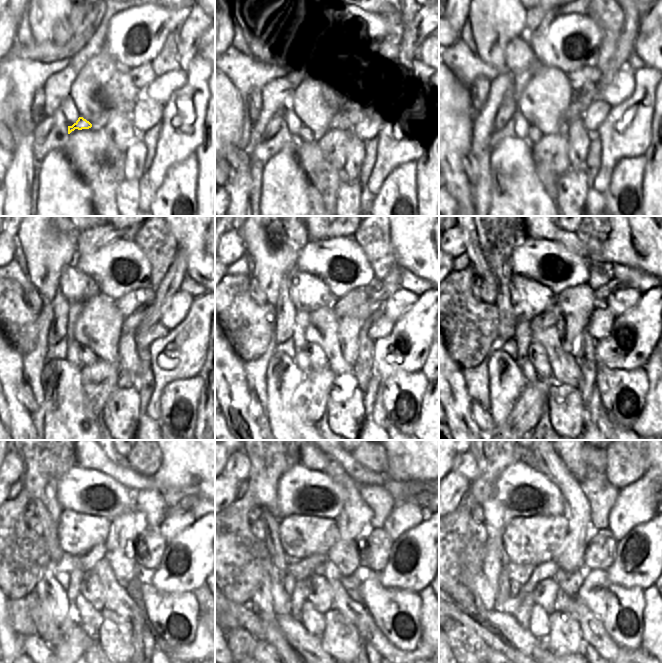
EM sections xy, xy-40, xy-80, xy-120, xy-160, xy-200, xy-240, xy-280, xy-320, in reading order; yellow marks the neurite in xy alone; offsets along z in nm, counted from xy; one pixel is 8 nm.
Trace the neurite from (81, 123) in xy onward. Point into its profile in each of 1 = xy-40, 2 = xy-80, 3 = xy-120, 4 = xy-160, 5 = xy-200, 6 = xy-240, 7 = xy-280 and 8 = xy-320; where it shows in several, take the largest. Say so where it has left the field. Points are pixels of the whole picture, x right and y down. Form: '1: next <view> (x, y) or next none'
1: next xy-40 (306, 134)
2: next xy-80 (534, 134)
3: next xy-120 (87, 357)
4: next xy-160 (318, 361)
5: next xy-200 (537, 355)
6: next xy-240 (91, 588)
7: next xy-280 (319, 590)
8: next xy-320 (545, 594)

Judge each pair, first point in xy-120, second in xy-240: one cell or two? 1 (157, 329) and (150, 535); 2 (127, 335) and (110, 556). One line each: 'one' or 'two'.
1: one
2: one

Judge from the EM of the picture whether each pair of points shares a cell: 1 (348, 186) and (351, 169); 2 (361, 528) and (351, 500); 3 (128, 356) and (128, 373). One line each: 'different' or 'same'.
1: different
2: different
3: same

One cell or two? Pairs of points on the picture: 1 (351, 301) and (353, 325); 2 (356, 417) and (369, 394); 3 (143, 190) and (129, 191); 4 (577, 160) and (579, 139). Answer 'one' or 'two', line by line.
1: two
2: two
3: two
4: one

